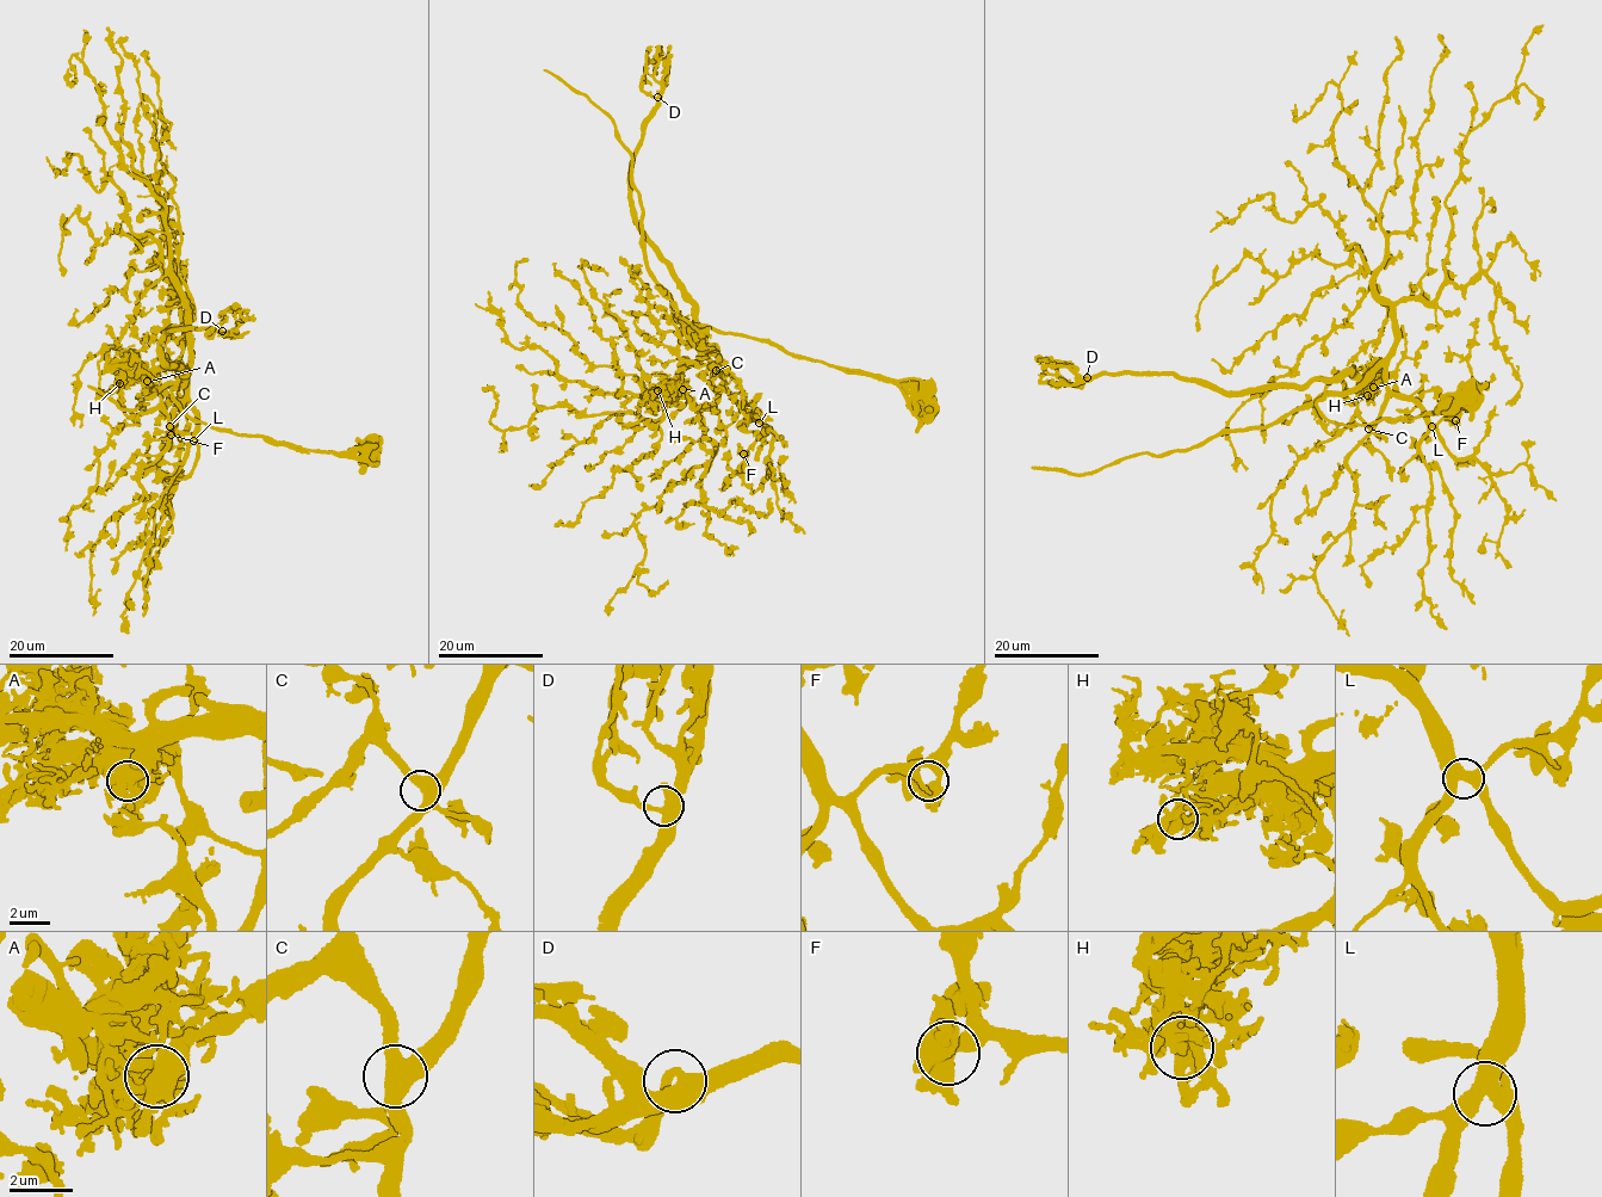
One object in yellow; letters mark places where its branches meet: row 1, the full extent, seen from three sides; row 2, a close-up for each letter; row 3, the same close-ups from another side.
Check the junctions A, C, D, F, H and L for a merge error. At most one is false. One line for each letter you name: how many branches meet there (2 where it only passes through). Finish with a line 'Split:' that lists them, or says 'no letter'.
A: Branches: 4
Split: A

